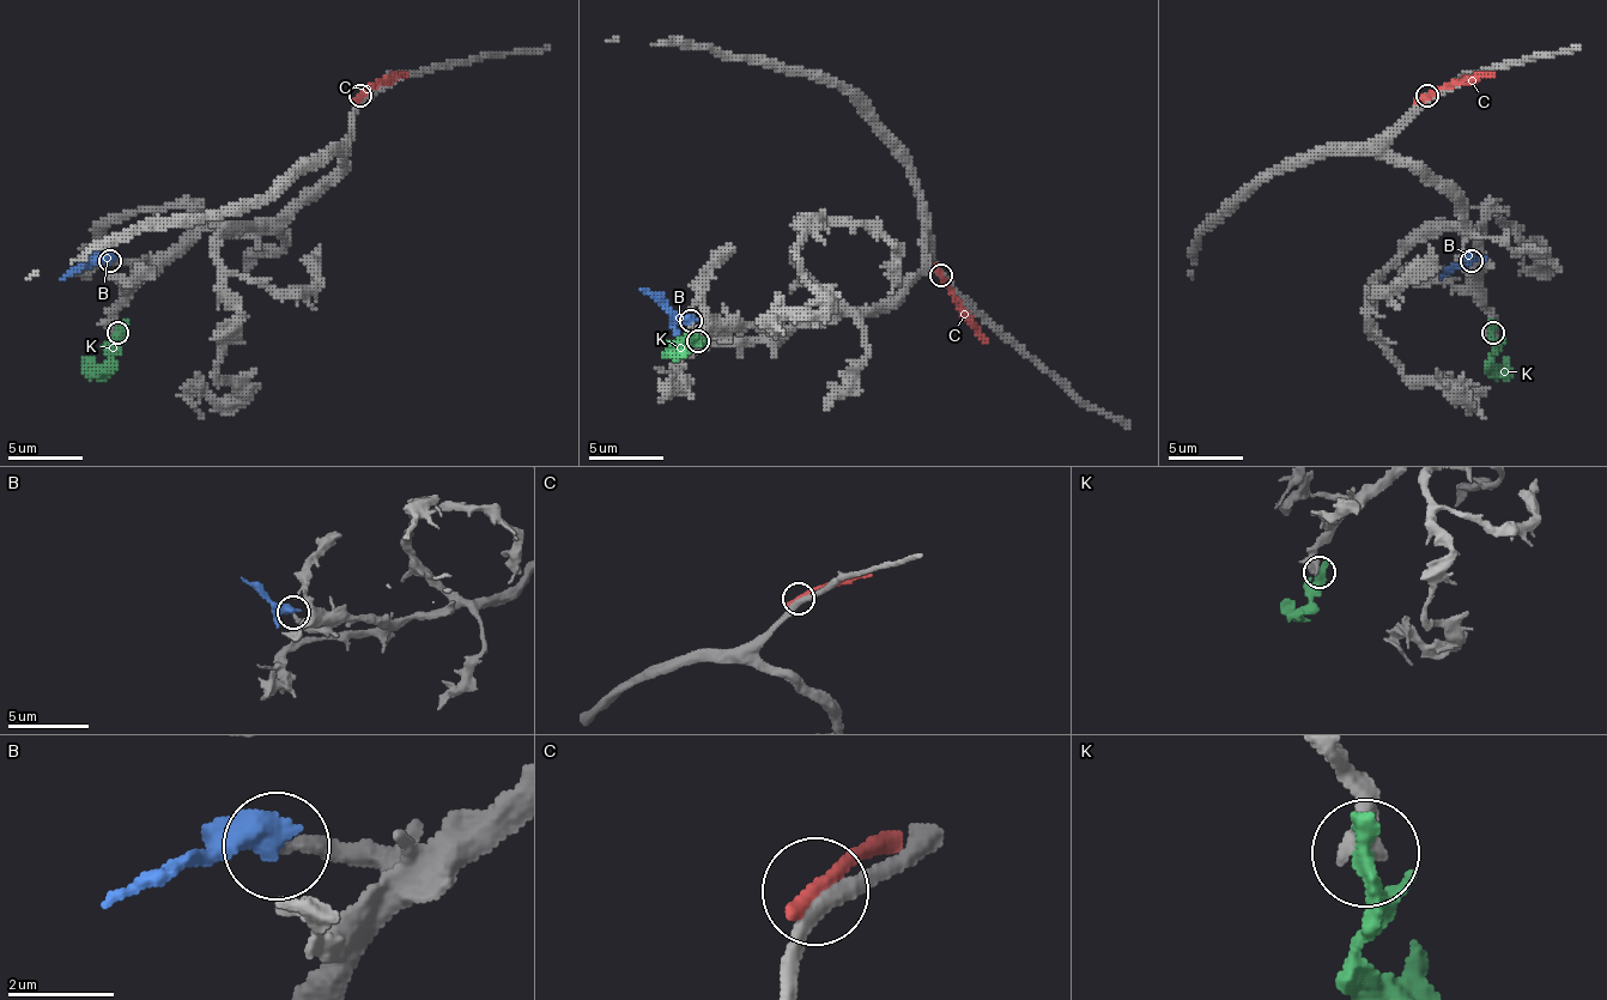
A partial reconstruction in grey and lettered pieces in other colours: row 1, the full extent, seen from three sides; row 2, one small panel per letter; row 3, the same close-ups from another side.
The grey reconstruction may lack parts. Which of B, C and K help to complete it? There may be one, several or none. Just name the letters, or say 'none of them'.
none of them

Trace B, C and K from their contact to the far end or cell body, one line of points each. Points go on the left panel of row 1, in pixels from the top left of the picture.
B: (109, 260), (94, 260), (60, 279)
C: (361, 95), (380, 79), (406, 72)
K: (116, 332), (116, 355), (105, 365), (94, 369), (83, 358)

